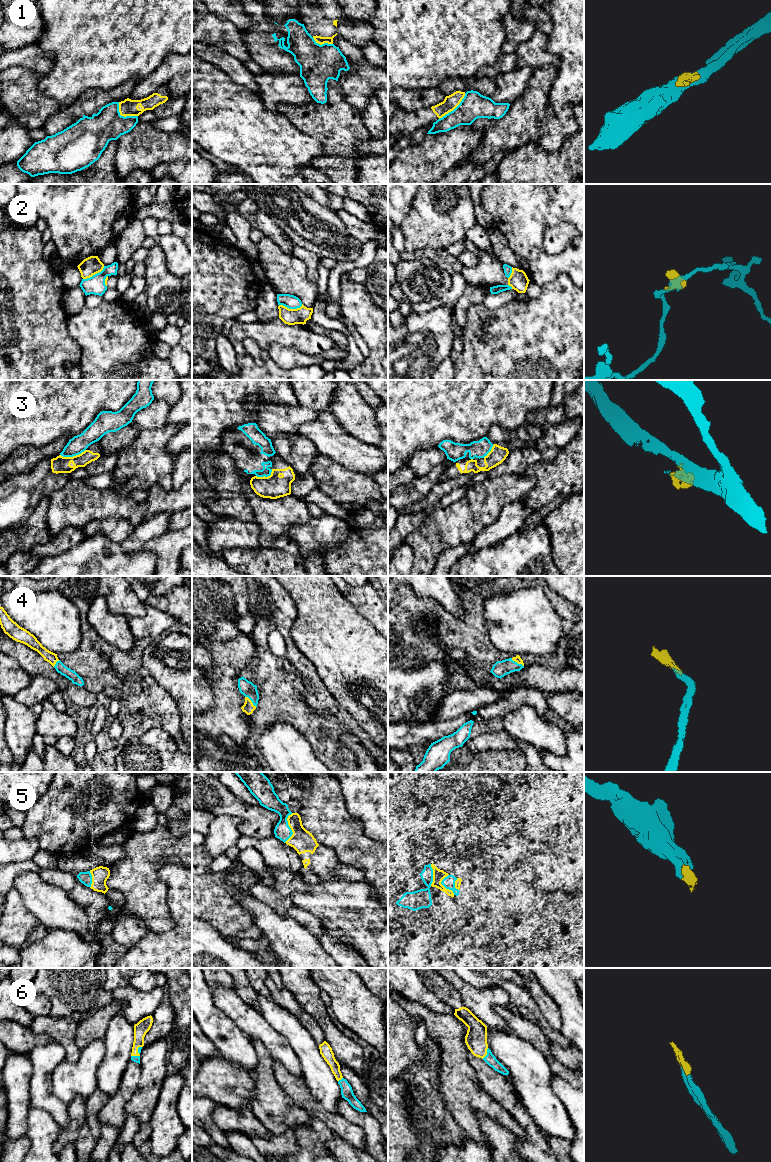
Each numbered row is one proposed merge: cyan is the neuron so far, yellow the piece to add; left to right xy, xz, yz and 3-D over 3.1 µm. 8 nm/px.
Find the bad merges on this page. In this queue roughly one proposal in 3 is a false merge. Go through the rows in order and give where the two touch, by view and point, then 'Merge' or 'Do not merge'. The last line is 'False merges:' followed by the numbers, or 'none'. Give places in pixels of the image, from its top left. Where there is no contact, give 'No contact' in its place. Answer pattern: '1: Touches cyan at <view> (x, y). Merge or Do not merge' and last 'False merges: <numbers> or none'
1: Touches cyan at yz (455, 108). Do not merge
2: Touches cyan at xz (291, 308). Do not merge
3: Touches cyan at xy (72, 456). Do not merge
4: Touches cyan at xz (251, 700). Merge
5: Touches cyan at xz (289, 827). Merge
6: Touches cyan at yz (487, 1053). Merge
False merges: 1, 2, 3

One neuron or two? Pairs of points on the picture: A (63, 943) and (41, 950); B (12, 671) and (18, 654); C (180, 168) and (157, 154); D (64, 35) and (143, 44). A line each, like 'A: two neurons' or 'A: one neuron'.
A: one neuron
B: two neurons
C: two neurons
D: one neuron

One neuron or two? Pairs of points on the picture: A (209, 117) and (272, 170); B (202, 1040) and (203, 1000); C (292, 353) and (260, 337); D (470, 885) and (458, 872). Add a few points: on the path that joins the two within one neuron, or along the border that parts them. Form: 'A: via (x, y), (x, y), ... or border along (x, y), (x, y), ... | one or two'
A: via (225, 125), (256, 156) | one
B: border along (202, 1030), (216, 1050) | two
C: border along (296, 348), (271, 344), (267, 350) | two
D: border along (471, 864), (468, 872), (461, 878) | two

